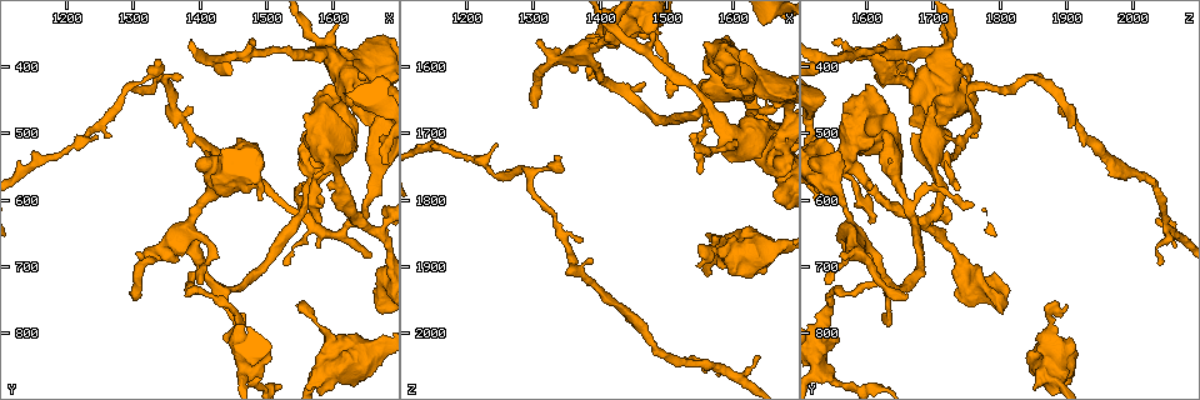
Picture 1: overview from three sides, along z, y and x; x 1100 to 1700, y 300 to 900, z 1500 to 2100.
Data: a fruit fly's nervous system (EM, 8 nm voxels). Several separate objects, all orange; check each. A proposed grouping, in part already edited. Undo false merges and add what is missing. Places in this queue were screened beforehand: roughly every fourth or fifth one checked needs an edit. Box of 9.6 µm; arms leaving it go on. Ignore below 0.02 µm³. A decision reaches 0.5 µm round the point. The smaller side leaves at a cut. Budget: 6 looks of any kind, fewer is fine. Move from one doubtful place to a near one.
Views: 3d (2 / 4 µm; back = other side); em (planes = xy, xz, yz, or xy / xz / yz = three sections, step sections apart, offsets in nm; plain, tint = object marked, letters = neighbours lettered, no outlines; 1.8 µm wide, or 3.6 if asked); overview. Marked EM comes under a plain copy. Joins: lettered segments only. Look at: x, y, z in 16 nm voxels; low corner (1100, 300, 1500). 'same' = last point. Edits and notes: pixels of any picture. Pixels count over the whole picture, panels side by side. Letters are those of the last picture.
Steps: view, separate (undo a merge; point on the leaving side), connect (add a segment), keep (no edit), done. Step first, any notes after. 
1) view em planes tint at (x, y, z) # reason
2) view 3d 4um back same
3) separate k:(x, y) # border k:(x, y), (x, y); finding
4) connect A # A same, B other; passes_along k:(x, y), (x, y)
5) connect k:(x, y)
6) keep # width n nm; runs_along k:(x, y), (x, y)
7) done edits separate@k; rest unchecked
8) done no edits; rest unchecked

view em 3.6um planes tint at (1620, 425, 1685) # a narrow waist

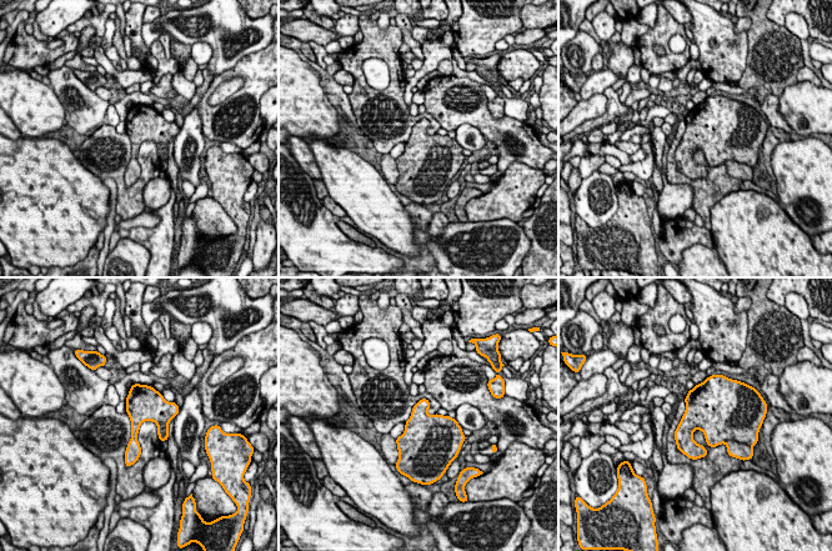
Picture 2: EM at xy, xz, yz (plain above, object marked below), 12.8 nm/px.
view em 3.6um planes letters same

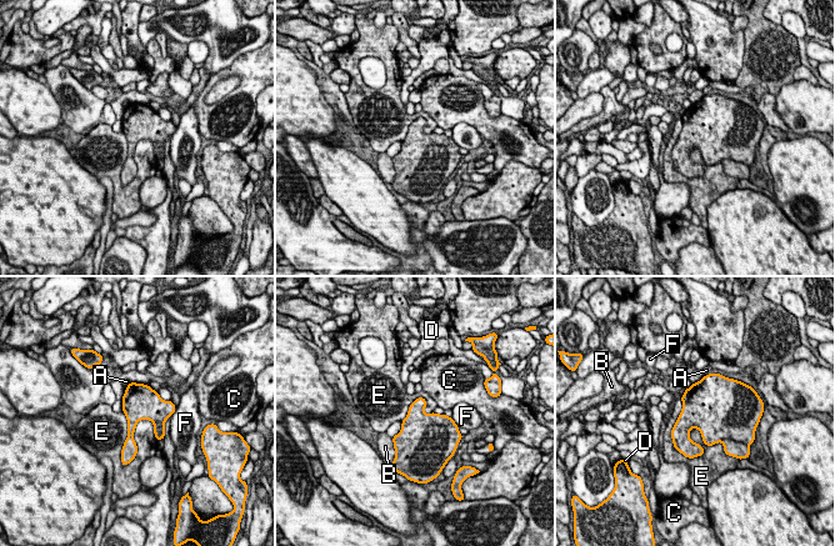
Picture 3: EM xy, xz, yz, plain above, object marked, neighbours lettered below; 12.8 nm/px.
keep # A other, B other, C other, D other, E other, F other; border 3:(681, 399), (671, 442), (694, 459); continuous, no second neuron

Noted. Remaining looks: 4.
view em xz step 8 tint at (1305, 745, 1665) # branch stops here

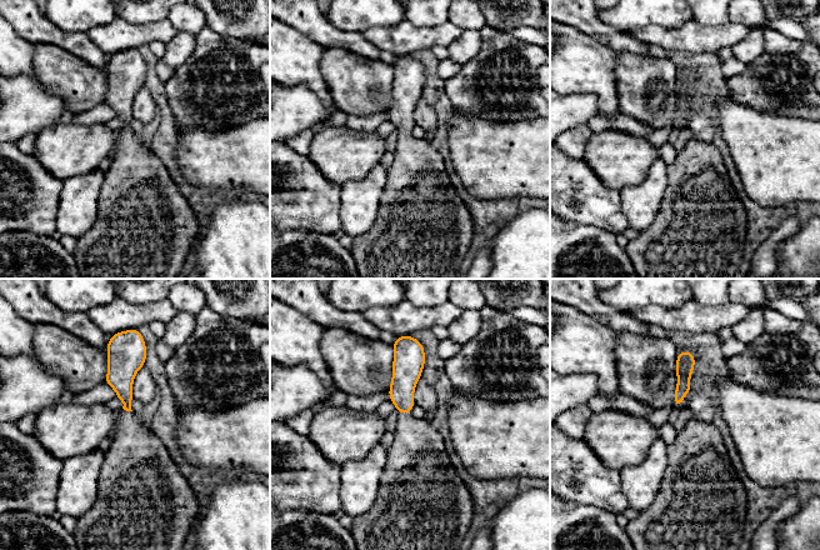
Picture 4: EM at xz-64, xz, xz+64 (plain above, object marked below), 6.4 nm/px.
view em planes letters same

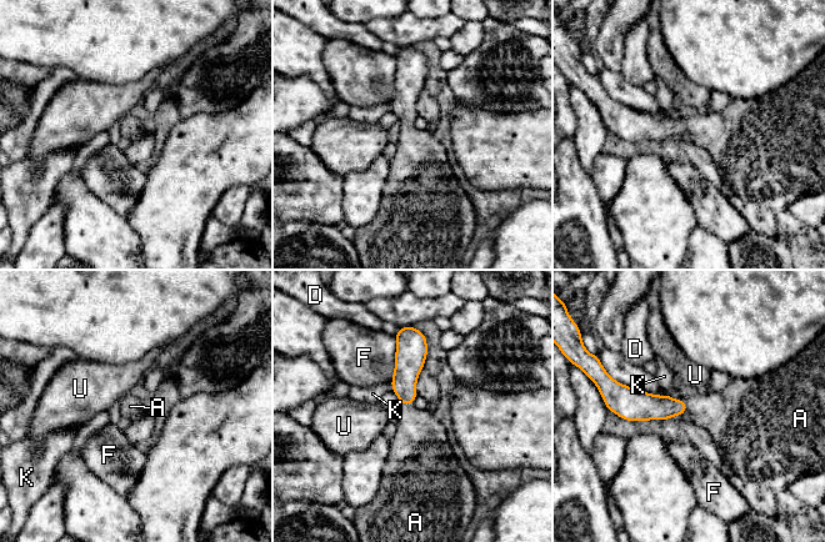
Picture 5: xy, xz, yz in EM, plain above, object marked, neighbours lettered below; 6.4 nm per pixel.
keep # longest_contact F 300 nm; A other, D other, F other, K other, U other; none of them fits

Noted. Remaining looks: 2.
view em yz step 4 letters at (1550, 755, 1900) # an open end

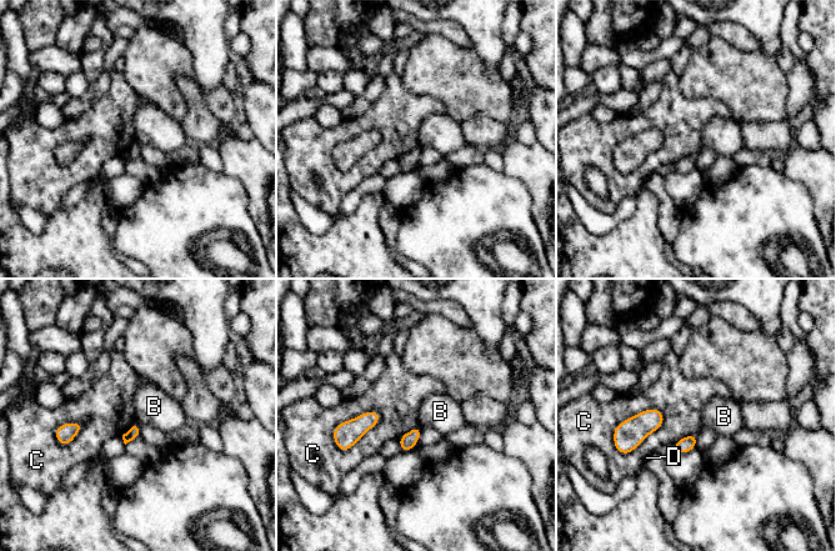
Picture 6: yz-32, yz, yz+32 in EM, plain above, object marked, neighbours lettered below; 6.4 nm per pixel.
keep # B other, C other, D other; none of them fits

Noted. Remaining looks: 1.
done no edits; rest unchecked

